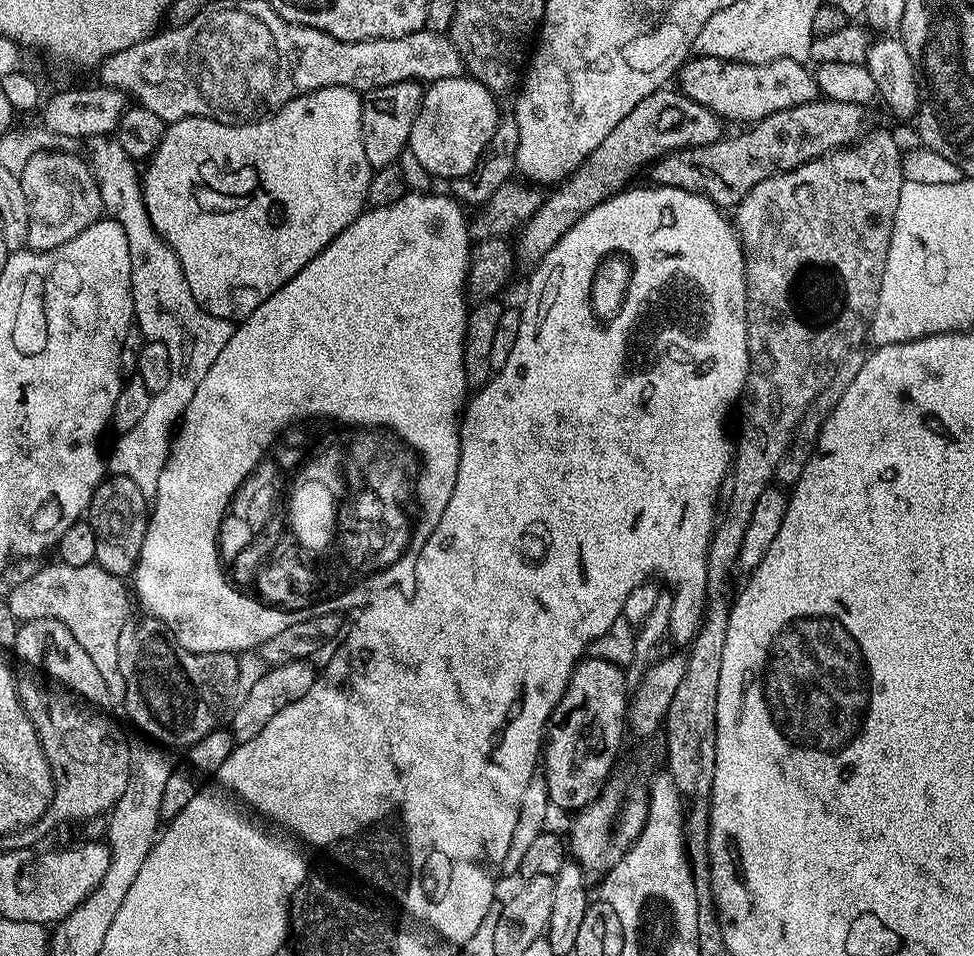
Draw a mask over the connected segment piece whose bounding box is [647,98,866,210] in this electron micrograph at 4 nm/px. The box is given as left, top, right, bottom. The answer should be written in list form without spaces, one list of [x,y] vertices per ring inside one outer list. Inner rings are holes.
[[[817,98],[790,110],[778,110],[756,121],[733,140],[722,138],[706,146],[679,148],[660,156],[647,169],[653,185],[677,188],[713,200],[721,210],[735,209],[737,204],[766,178],[794,170],[806,162],[838,148],[851,146],[865,135],[865,109],[858,104]]]

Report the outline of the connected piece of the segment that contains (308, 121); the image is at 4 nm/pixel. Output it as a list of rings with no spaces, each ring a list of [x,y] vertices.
[[[326,86],[322,90],[294,97],[269,116],[272,116],[269,120],[257,119],[255,122],[225,122],[205,116],[171,121],[164,129],[164,137],[157,146],[156,153],[150,157],[147,165],[149,168],[145,167],[142,172],[144,201],[154,230],[174,250],[182,266],[182,274],[186,274],[190,294],[194,294],[198,306],[202,306],[202,310],[206,310],[211,316],[223,320],[239,322],[254,314],[254,310],[258,310],[258,306],[262,306],[262,302],[266,302],[270,294],[286,286],[286,282],[290,282],[290,278],[294,278],[294,274],[298,274],[298,270],[302,270],[306,262],[310,262],[326,246],[330,246],[330,242],[334,242],[334,238],[338,238],[338,234],[342,234],[342,230],[346,230],[350,222],[364,213],[368,204],[368,187],[374,169],[370,162],[366,162],[366,149],[362,147],[361,93],[346,86]]]

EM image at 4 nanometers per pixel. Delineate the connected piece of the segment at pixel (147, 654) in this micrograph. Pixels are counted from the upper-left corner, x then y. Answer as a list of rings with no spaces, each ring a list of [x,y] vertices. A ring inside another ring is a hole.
[[[143,618],[118,639],[118,666],[125,675],[126,692],[122,701],[128,707],[128,716],[136,724],[144,727],[148,736],[153,736],[157,745],[165,749],[180,748],[187,750],[197,744],[206,734],[217,727],[220,711],[228,700],[228,695],[236,692],[238,682],[238,659],[230,652],[191,652],[176,641],[168,627],[155,618]]]

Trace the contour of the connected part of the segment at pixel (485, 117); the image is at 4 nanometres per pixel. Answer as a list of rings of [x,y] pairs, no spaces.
[[[467,74],[431,81],[424,89],[424,101],[418,118],[414,118],[407,149],[414,153],[432,178],[444,176],[443,179],[449,181],[470,175],[502,119],[496,100],[490,89]]]

